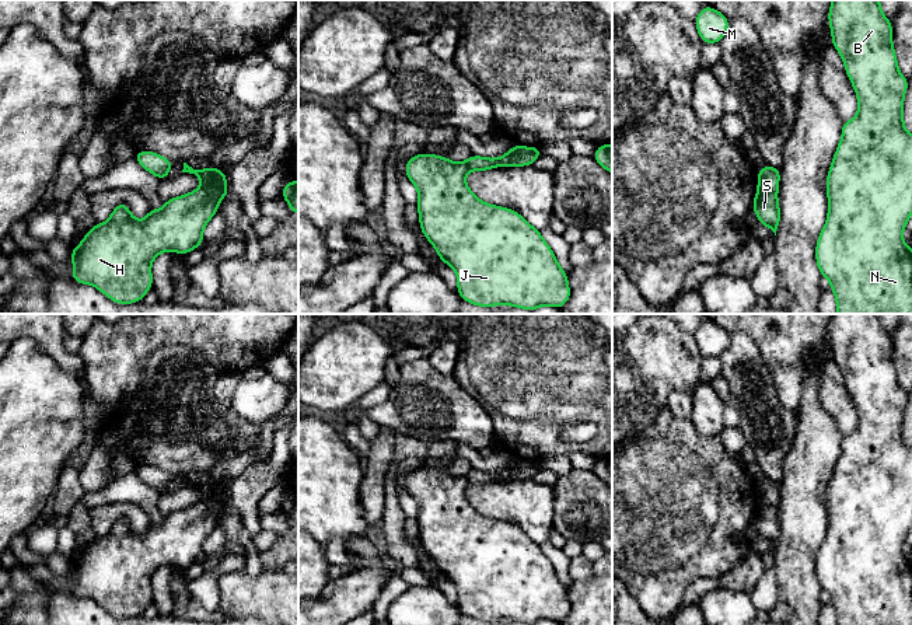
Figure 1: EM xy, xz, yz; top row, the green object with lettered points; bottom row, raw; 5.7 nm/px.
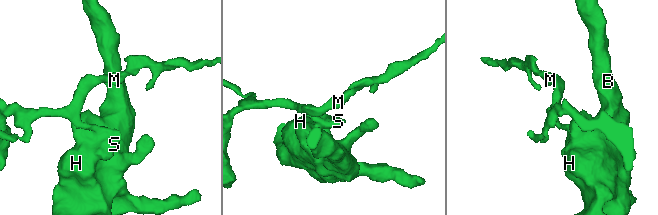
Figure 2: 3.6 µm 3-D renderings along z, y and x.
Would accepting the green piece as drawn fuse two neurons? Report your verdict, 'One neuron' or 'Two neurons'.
Two neurons

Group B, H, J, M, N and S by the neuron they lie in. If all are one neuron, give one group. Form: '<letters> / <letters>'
B H J N S / M

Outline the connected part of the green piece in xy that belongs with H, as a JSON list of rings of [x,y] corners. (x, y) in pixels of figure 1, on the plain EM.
[[[198,502],[167,514],[158,524],[150,523],[143,535],[136,534],[129,520],[119,516],[105,537],[97,537],[77,562],[71,559],[71,594],[97,601],[116,618],[141,615],[153,601],[150,580],[156,570],[164,565],[185,569],[202,559],[203,542],[217,527],[220,514],[205,502]]]

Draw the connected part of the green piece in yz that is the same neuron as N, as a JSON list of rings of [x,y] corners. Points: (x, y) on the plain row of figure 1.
[[[832,314],[828,334],[832,348],[831,357],[845,377],[845,385],[857,409],[859,423],[852,434],[842,439],[842,451],[827,489],[828,531],[817,554],[817,580],[821,590],[825,590],[831,597],[831,604],[836,611],[836,625],[912,625],[912,562],[902,554],[902,545],[912,530],[912,448],[904,440],[904,411],[909,395],[898,384],[898,374],[892,360],[892,339],[883,328],[880,314]]]

